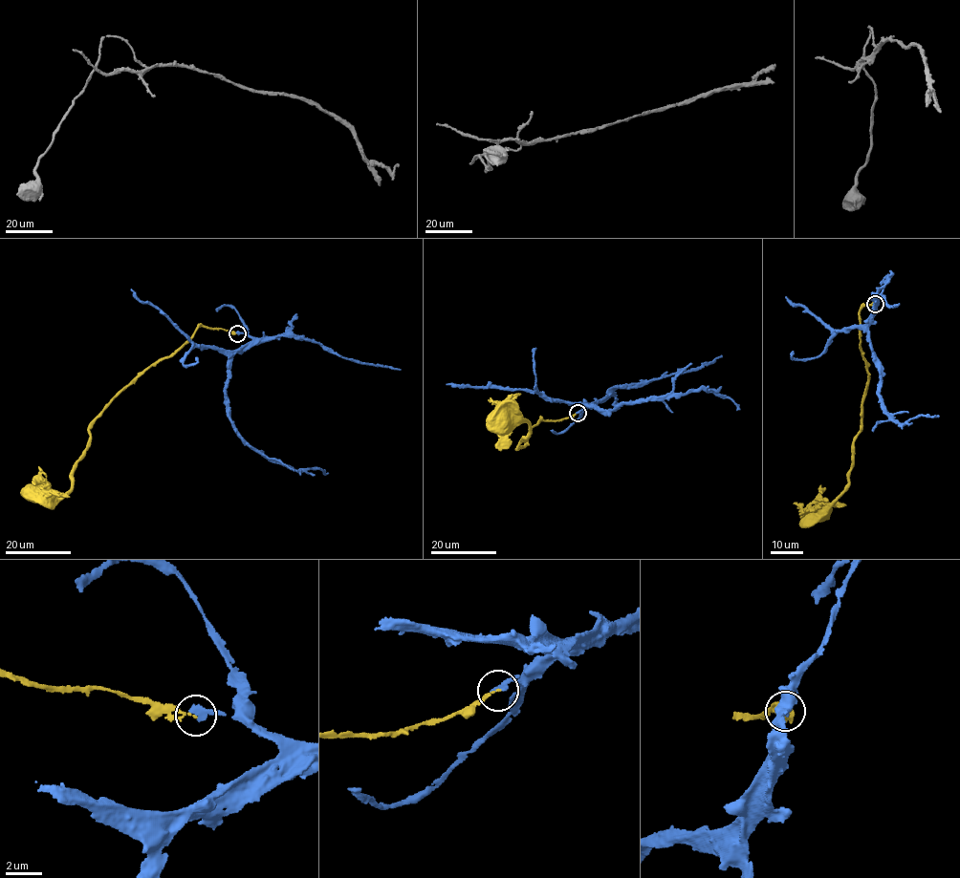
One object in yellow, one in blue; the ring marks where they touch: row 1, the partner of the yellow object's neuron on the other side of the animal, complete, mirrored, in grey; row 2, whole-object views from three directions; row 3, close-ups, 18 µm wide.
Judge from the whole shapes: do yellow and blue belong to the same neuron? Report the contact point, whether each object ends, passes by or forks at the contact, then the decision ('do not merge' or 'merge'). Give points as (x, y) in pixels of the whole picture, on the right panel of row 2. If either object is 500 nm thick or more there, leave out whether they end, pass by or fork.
place (875, 304); yellow ends; blue ends; merge

